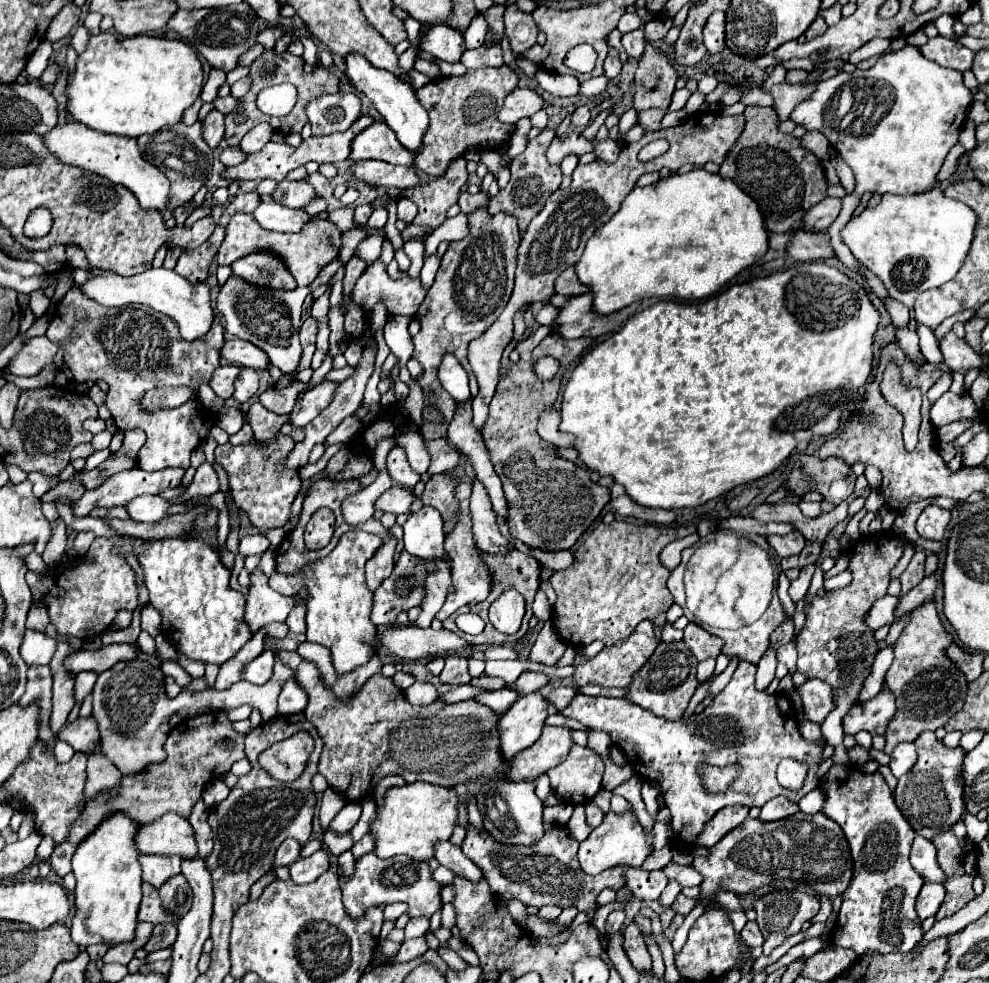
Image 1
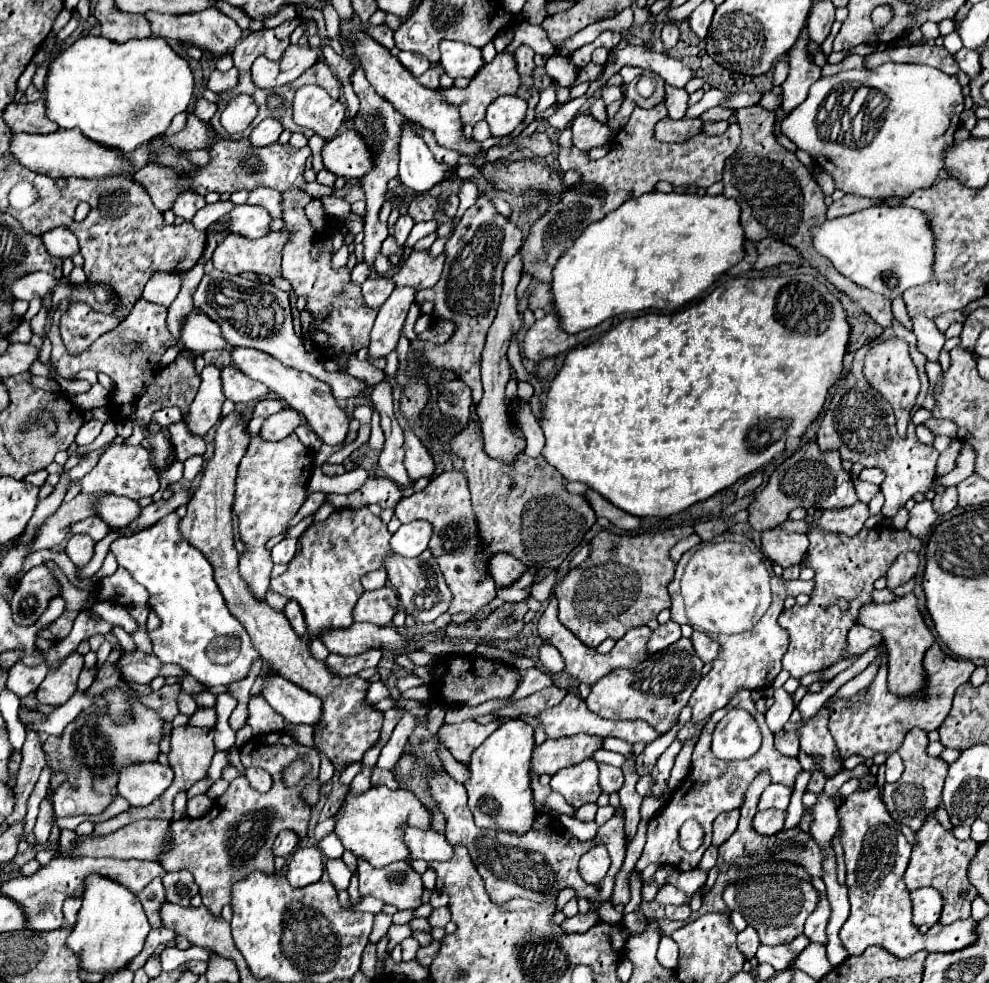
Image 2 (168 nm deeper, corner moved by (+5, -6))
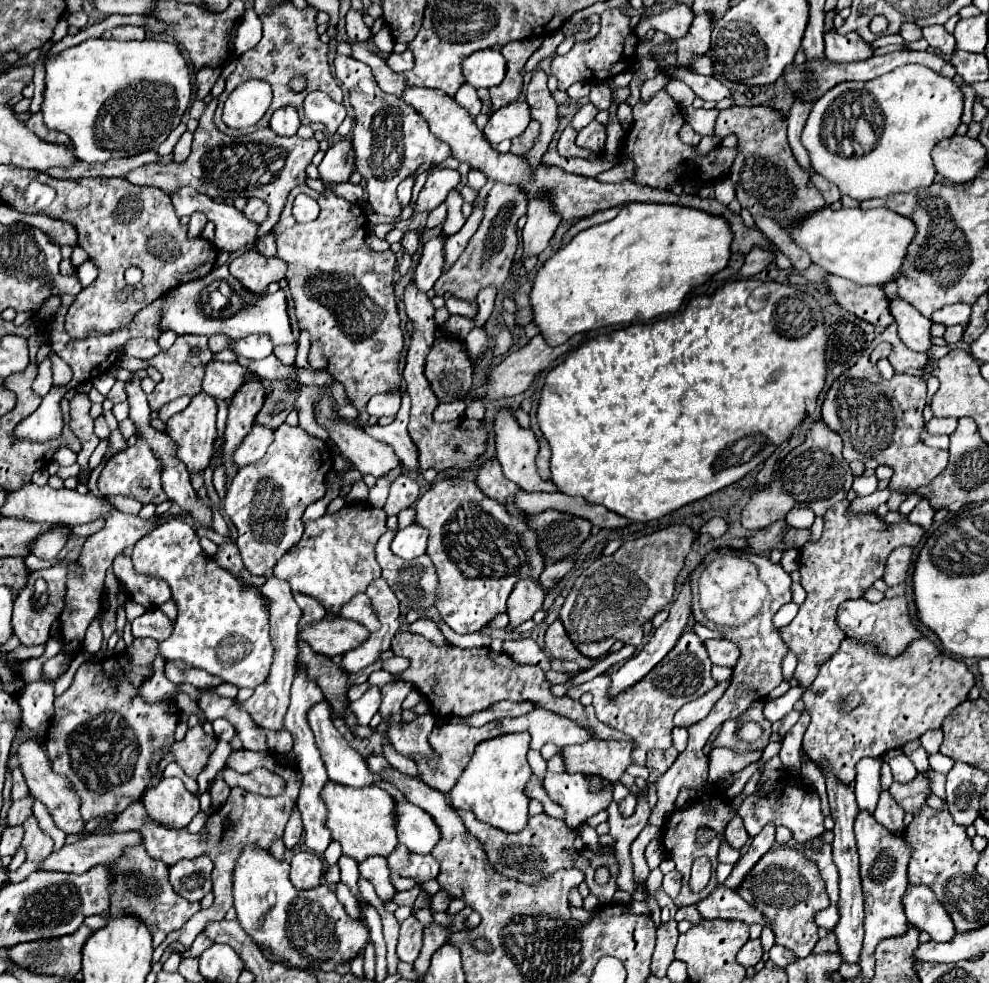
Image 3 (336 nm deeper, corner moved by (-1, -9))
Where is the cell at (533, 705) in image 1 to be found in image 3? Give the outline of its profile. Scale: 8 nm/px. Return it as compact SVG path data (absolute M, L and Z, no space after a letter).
M510 733L482 741L476 747L456 787L450 791L452 805L456 809L472 811L480 821L490 823L492 827L504 829L508 833L524 829L528 821L528 803L530 803L530 797L524 793L524 789L532 777L532 769L526 759L528 749L530 749L530 733Z

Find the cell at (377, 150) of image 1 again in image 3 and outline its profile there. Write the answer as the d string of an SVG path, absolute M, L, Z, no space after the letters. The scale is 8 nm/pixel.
M340 139L336 141L324 155L322 163L318 165L320 171L320 179L322 181L332 181L332 183L340 183L340 181L348 181L352 171L354 171L354 147L348 139Z

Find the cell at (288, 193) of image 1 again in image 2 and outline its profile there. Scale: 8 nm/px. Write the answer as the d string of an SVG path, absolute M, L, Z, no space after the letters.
M256 188L248 196L248 204L262 206L272 218L280 218L280 192L268 188Z

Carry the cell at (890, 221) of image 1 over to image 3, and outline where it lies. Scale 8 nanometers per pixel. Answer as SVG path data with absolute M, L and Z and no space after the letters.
M820 209L790 231L798 247L810 253L824 271L854 281L858 285L896 283L906 259L906 247L914 239L914 221L888 209Z

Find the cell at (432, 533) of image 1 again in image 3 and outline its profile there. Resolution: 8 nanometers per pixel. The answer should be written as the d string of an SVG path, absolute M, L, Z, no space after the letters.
M412 523L396 533L390 549L394 555L398 555L402 559L414 559L414 557L420 557L426 553L426 541L428 541L426 529Z

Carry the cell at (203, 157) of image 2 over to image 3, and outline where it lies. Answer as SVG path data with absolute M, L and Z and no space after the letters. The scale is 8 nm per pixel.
M186 131L173 149L174 162L180 163L185 161L190 155L190 141L193 140L193 134Z

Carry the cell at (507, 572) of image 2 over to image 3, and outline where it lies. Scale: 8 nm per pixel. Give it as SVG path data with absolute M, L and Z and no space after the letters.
M522 579L518 581L518 585L514 585L510 597L508 597L508 617L510 617L510 625L516 627L528 619L532 619L532 615L542 607L544 601L544 589L530 579Z

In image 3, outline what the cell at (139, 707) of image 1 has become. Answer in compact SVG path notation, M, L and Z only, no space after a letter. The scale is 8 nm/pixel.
M162 777L158 785L148 787L142 803L152 819L166 827L186 827L200 811L198 797L194 797L180 779Z

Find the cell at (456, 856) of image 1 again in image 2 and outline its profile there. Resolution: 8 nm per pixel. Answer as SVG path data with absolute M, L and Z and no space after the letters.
M406 826L404 842L410 850L410 860L448 860L452 858L452 846L444 838L444 834L436 830L420 830L414 826Z

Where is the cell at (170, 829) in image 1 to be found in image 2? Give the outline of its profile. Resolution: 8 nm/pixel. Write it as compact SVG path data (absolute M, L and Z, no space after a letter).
M140 820L140 822L132 822L112 834L106 836L78 836L74 848L70 850L72 858L84 858L84 856L92 856L92 858L102 858L102 856L112 856L112 858L136 858L136 860L154 860L156 858L156 850L160 850L160 846L164 846L164 838L168 838L168 822L156 822L156 820Z

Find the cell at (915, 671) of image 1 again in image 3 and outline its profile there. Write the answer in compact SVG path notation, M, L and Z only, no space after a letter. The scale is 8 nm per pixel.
M906 597L884 599L880 603L870 603L866 599L850 599L850 601L844 601L838 607L836 621L838 621L838 625L844 629L844 633L848 637L858 639L860 643L878 645L878 649L889 657L902 655L912 641L924 637L922 631L918 627L914 627L914 623L910 619Z

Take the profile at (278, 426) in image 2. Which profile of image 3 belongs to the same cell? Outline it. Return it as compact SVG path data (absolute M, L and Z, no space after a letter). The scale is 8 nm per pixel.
M254 425L252 433L246 435L242 445L234 453L236 465L244 467L248 463L258 461L270 447L270 441L274 441L274 429L266 429L266 425Z

